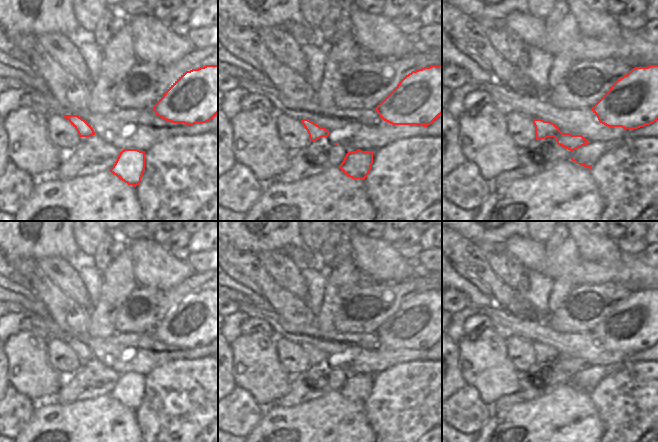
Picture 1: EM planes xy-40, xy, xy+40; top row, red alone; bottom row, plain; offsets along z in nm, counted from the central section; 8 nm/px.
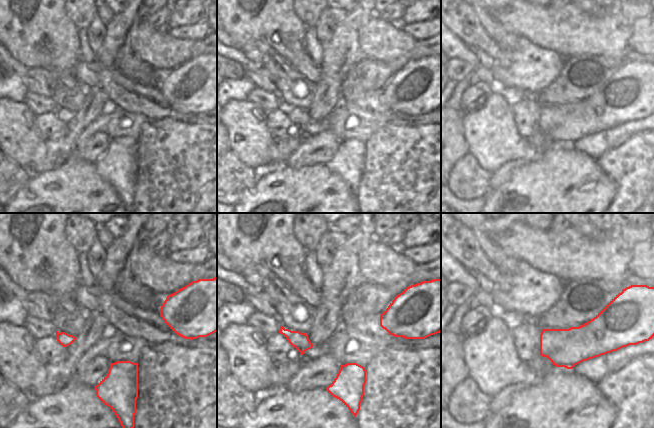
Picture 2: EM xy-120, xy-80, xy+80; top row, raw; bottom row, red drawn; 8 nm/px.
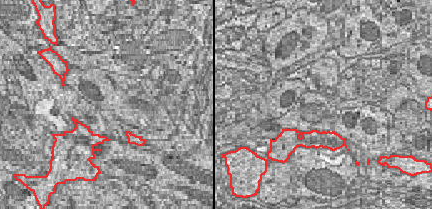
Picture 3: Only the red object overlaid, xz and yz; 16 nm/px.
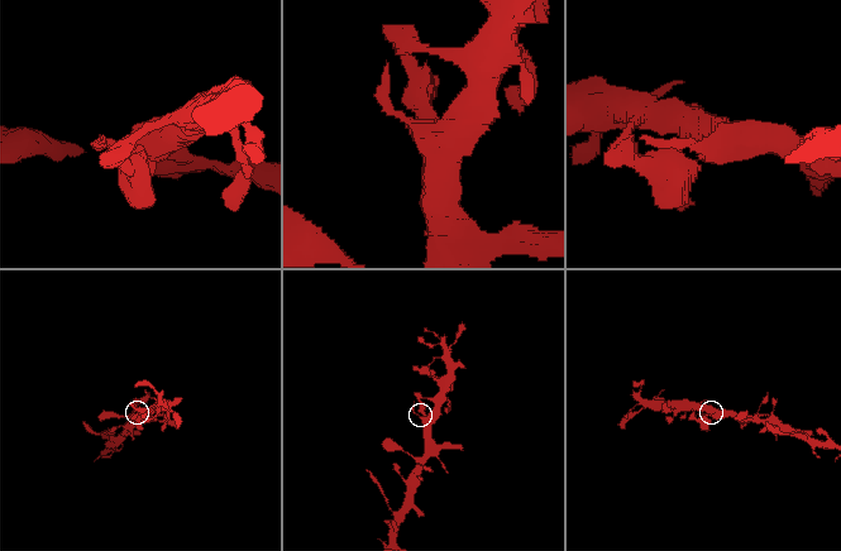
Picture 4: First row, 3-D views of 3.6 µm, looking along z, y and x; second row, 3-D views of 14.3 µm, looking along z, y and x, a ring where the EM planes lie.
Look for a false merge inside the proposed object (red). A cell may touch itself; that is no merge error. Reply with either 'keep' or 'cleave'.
keep

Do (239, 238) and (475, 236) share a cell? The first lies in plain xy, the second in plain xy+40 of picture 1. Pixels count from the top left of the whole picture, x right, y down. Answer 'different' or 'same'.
same

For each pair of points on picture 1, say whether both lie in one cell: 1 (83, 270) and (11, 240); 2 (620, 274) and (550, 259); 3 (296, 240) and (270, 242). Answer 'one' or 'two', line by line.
1: two
2: one
3: one

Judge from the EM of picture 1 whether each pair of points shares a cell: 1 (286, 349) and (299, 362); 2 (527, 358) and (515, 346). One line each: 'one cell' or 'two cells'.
1: one cell
2: one cell

